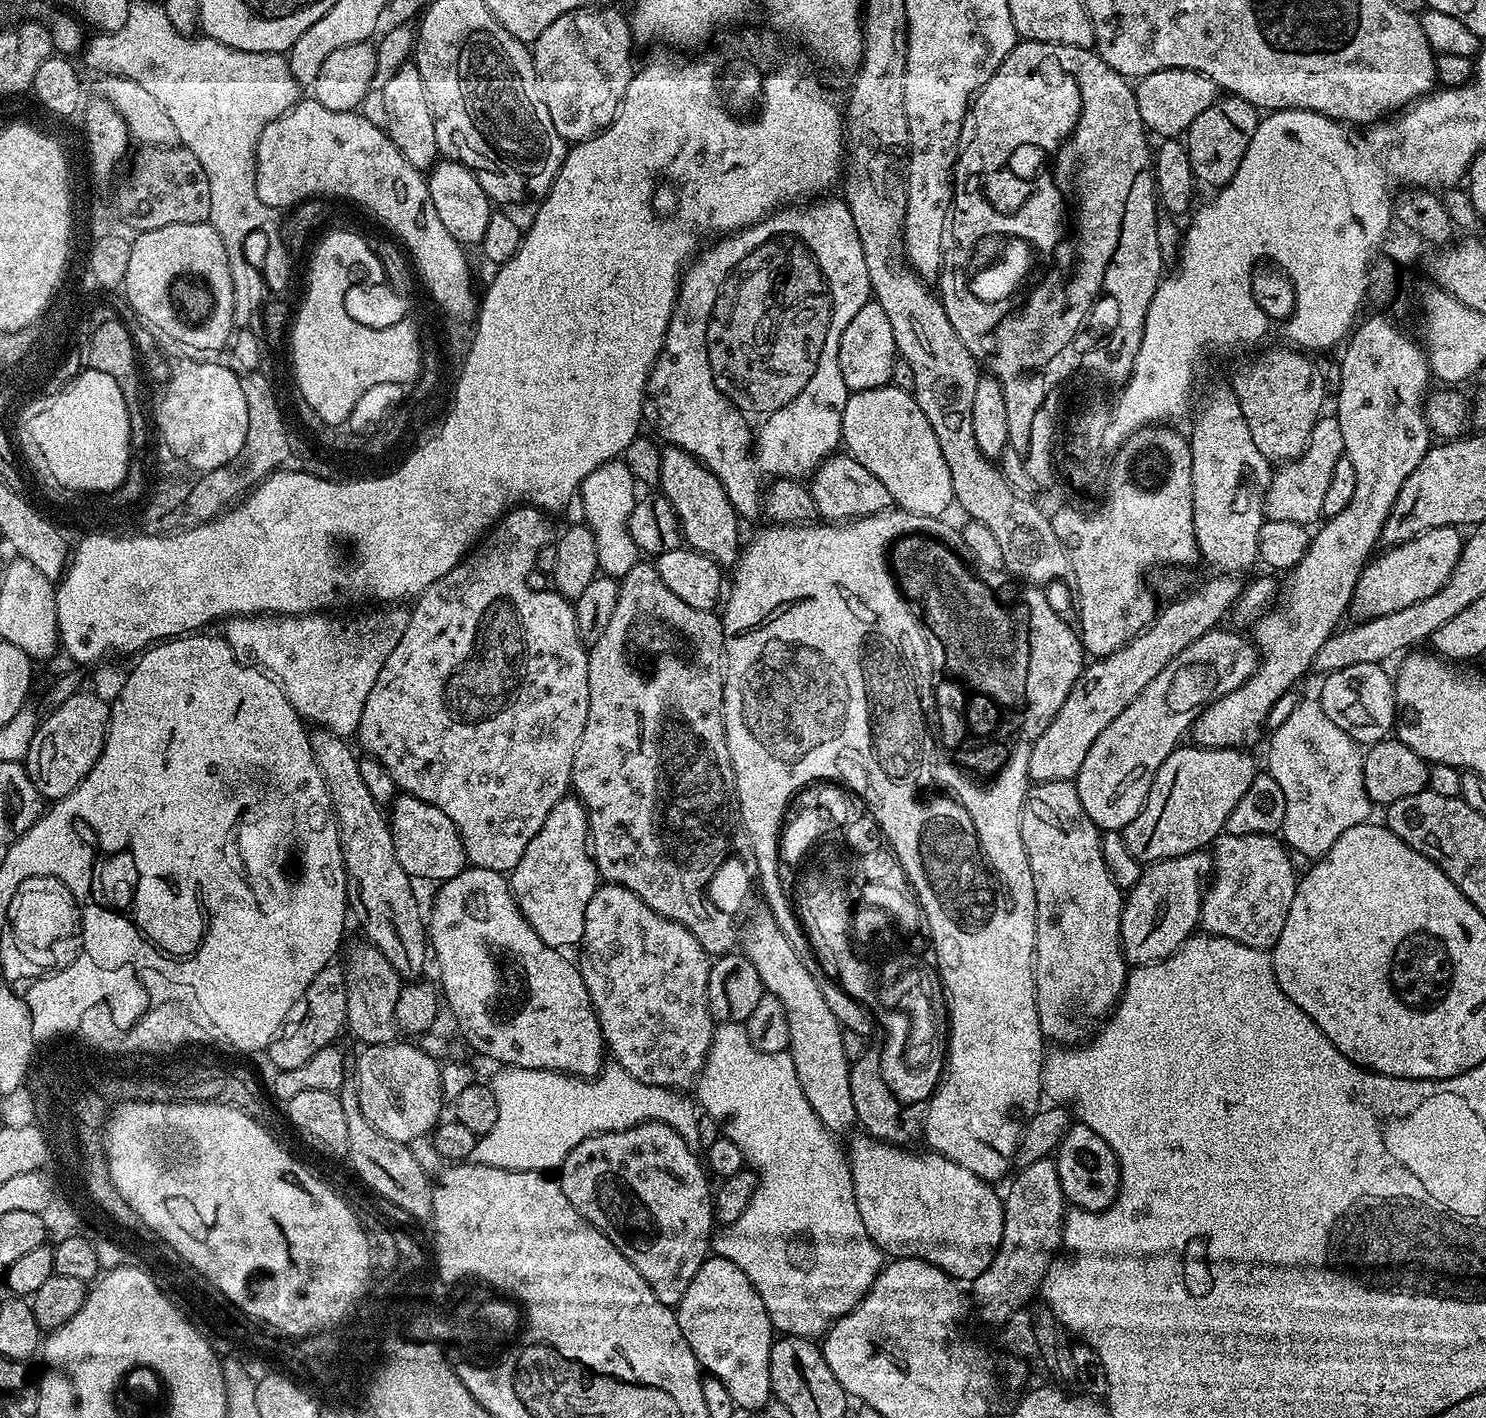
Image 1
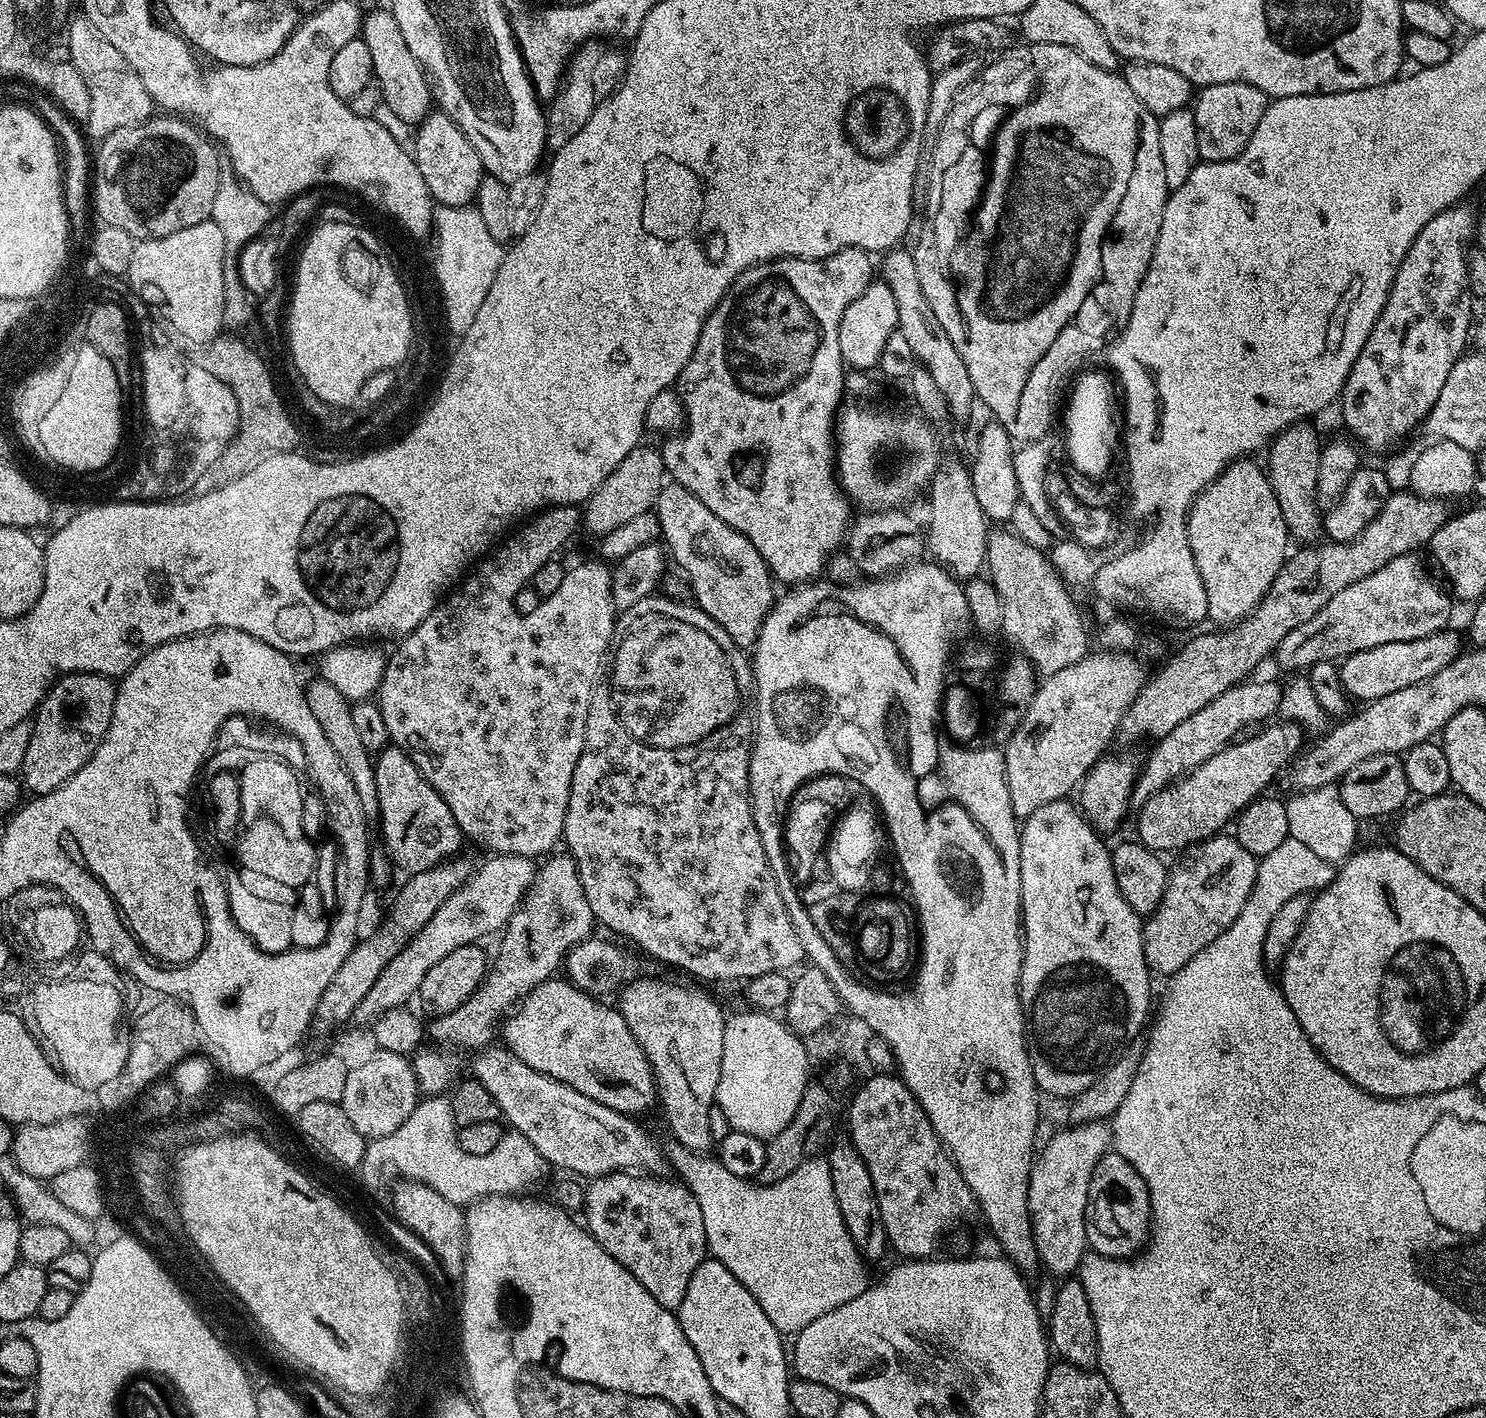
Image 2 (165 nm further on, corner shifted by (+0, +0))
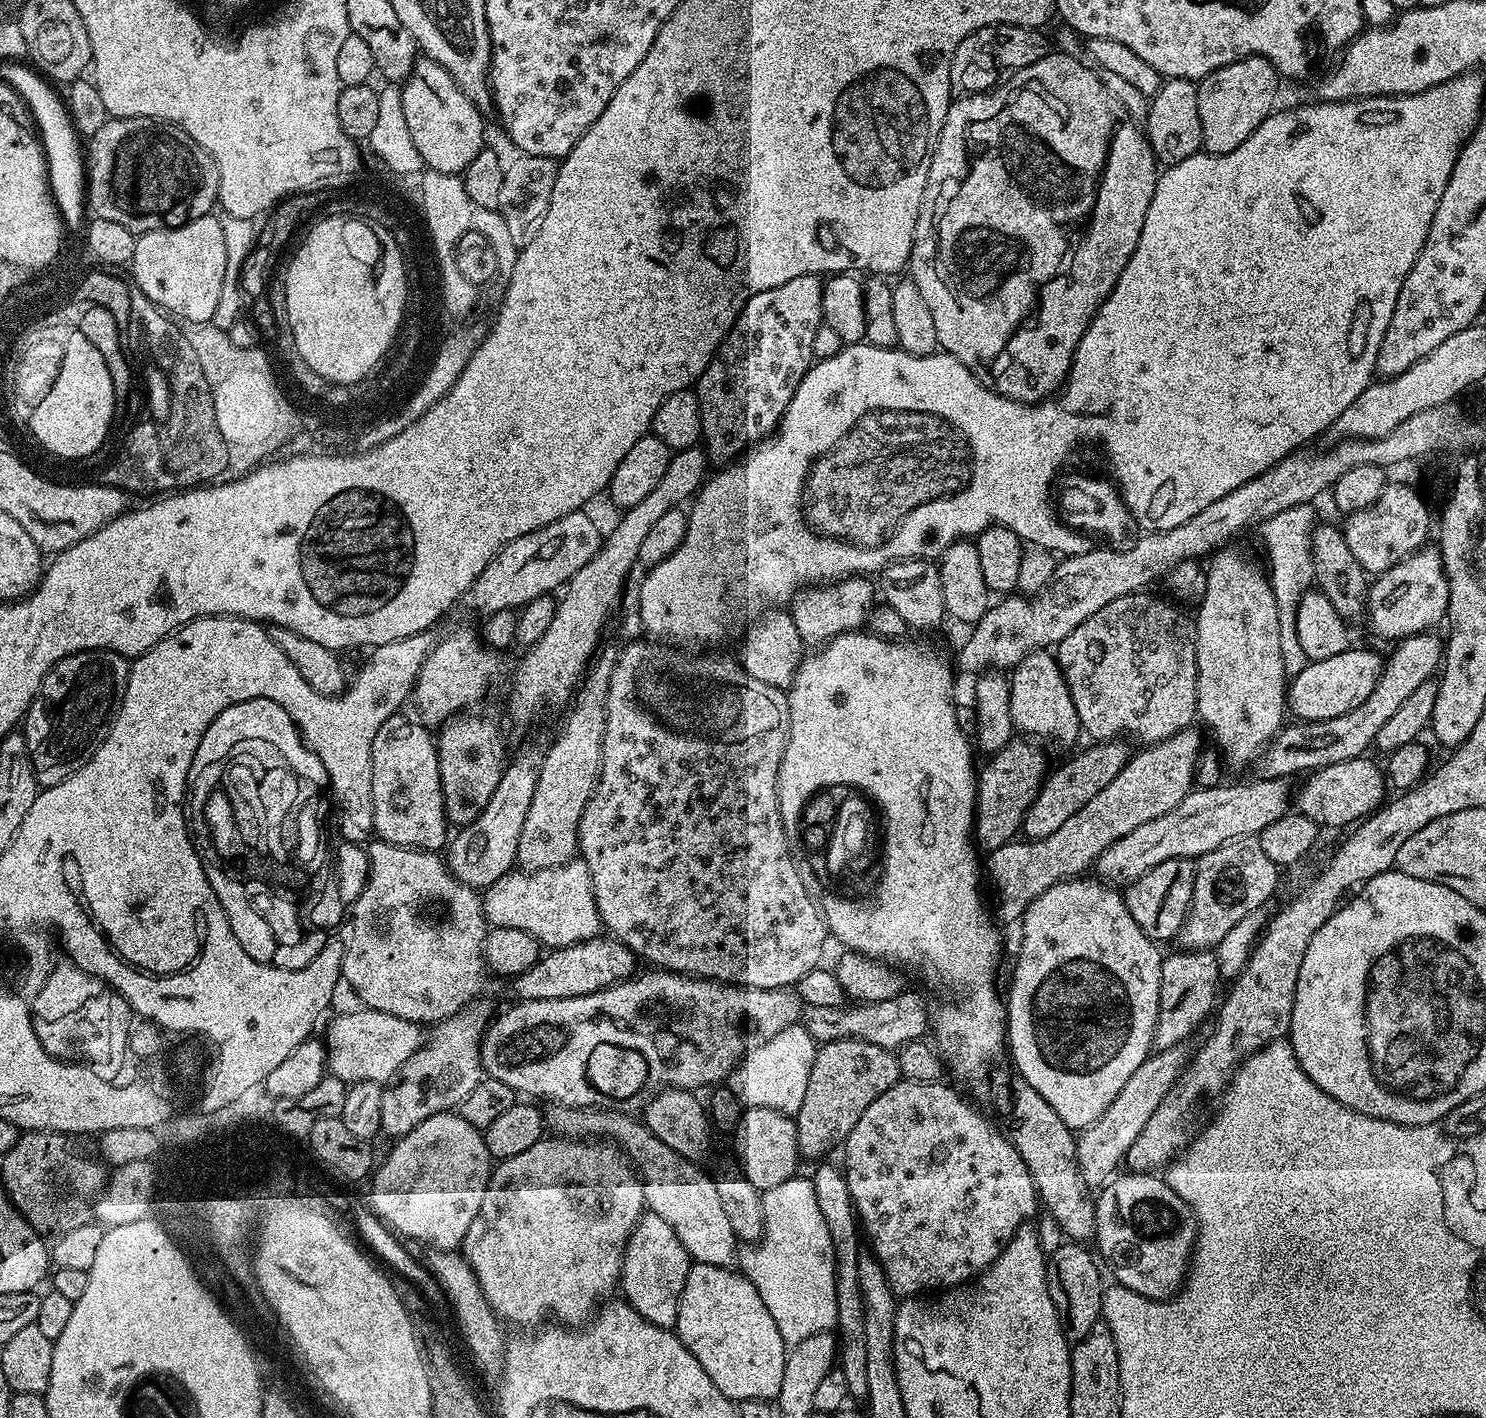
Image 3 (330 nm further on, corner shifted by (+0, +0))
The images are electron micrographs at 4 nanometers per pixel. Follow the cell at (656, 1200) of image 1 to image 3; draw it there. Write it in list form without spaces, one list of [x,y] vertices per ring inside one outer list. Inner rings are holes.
[[[645,1211],[626,1242],[618,1281],[619,1287],[624,1287],[623,1299],[631,1308],[638,1310],[646,1322],[659,1328],[675,1329],[682,1290],[693,1263],[686,1246],[678,1242],[678,1234],[670,1230],[670,1225],[662,1222],[658,1214]]]

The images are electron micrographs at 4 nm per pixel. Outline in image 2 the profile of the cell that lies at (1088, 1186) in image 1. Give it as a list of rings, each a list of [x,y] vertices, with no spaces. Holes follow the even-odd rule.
[[[1109,1150],[1092,1171],[1088,1205],[1086,1206],[1086,1234],[1091,1251],[1112,1256],[1116,1260],[1132,1258],[1147,1245],[1152,1227],[1151,1191],[1142,1174],[1134,1170],[1126,1156]]]

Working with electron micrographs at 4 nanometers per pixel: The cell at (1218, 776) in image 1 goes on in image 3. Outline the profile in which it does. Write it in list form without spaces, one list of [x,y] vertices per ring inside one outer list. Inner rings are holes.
[[[1419,632],[1417,636],[1408,636],[1399,641],[1393,648],[1396,649],[1383,661],[1380,677],[1370,698],[1366,698],[1362,706],[1349,710],[1347,714],[1338,714],[1338,718],[1292,722],[1281,728],[1272,743],[1264,749],[1260,759],[1255,761],[1255,775],[1260,778],[1293,778],[1299,772],[1311,774],[1317,768],[1325,768],[1334,762],[1346,762],[1364,756],[1367,748],[1371,749],[1375,745],[1378,730],[1390,722],[1390,717],[1401,708],[1402,702],[1406,702],[1406,698],[1410,698],[1410,694],[1414,694],[1422,682],[1437,675],[1445,645],[1436,634]]]

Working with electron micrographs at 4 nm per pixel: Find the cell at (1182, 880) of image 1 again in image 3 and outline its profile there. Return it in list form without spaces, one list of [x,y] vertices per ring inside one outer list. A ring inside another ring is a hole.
[[[1254,836],[1234,838],[1199,857],[1195,865],[1194,894],[1188,917],[1180,927],[1178,944],[1184,950],[1212,950],[1223,945],[1226,934],[1230,934],[1246,914],[1265,907],[1264,903],[1276,892],[1281,869],[1270,860]]]

